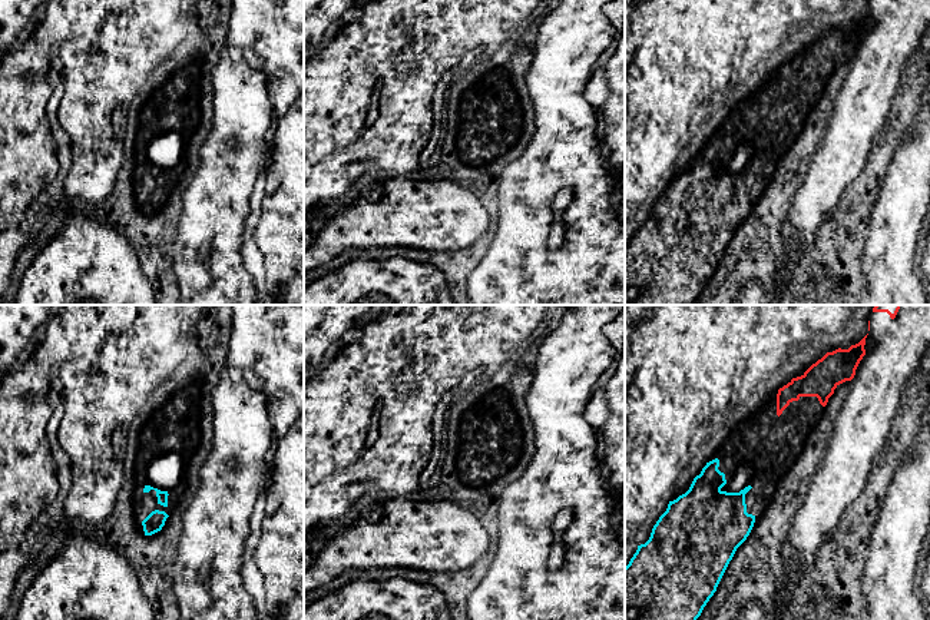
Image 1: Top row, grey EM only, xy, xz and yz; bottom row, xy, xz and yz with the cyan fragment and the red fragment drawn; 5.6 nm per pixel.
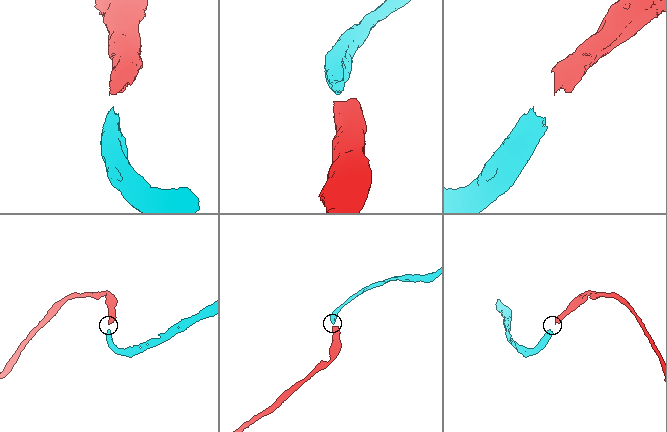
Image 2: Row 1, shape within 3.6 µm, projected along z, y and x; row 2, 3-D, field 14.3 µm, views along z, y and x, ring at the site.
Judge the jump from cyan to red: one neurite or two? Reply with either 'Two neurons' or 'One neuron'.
One neuron

